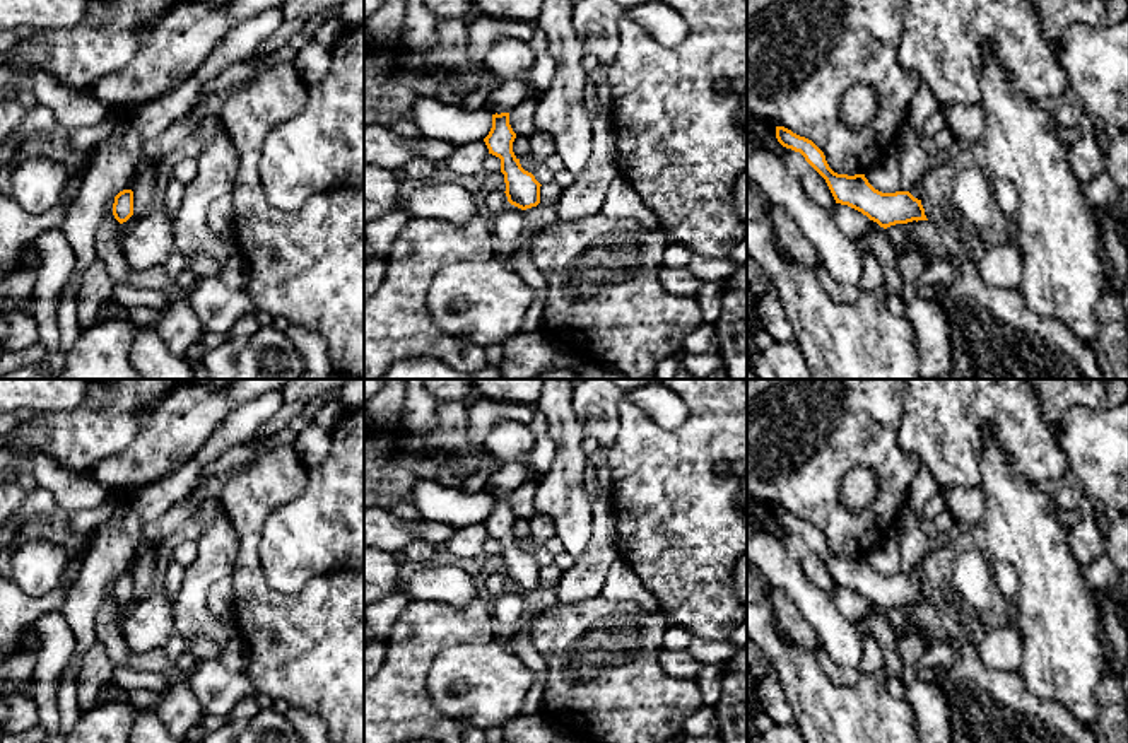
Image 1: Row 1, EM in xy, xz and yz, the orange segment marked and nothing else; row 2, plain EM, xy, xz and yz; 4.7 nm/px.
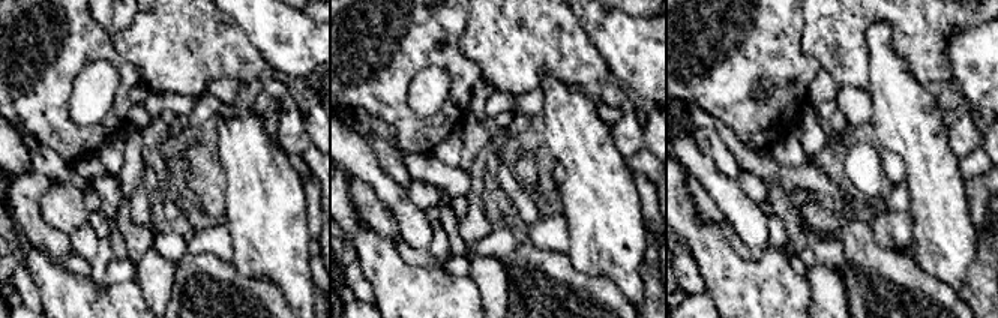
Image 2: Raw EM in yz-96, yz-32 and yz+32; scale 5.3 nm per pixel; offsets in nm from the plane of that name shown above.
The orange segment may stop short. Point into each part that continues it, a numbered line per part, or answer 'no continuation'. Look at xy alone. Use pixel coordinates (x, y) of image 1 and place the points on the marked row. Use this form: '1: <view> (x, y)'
no continuation

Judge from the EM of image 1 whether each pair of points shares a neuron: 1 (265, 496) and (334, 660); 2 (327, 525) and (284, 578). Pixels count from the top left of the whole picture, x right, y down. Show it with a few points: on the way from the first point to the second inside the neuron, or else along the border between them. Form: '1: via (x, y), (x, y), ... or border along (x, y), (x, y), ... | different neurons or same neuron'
1: via (250, 538), (250, 583), (291, 624) | same neuron
2: via (313, 538), (289, 564) | same neuron

